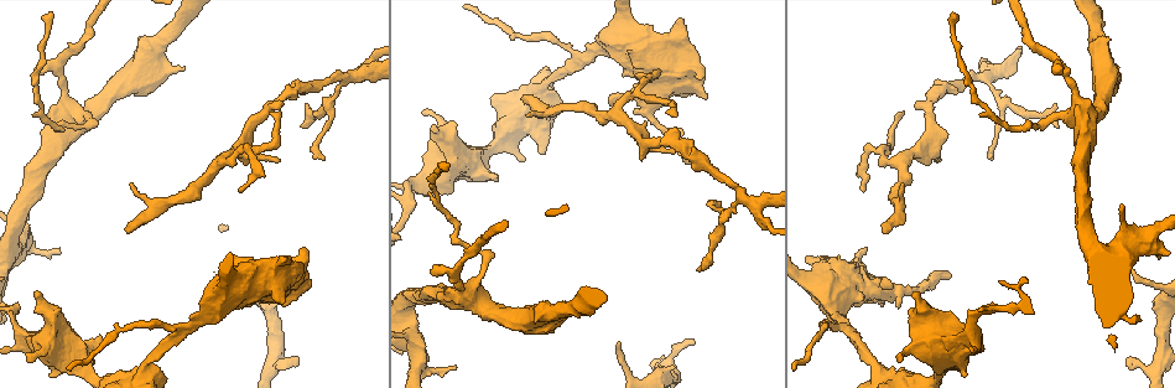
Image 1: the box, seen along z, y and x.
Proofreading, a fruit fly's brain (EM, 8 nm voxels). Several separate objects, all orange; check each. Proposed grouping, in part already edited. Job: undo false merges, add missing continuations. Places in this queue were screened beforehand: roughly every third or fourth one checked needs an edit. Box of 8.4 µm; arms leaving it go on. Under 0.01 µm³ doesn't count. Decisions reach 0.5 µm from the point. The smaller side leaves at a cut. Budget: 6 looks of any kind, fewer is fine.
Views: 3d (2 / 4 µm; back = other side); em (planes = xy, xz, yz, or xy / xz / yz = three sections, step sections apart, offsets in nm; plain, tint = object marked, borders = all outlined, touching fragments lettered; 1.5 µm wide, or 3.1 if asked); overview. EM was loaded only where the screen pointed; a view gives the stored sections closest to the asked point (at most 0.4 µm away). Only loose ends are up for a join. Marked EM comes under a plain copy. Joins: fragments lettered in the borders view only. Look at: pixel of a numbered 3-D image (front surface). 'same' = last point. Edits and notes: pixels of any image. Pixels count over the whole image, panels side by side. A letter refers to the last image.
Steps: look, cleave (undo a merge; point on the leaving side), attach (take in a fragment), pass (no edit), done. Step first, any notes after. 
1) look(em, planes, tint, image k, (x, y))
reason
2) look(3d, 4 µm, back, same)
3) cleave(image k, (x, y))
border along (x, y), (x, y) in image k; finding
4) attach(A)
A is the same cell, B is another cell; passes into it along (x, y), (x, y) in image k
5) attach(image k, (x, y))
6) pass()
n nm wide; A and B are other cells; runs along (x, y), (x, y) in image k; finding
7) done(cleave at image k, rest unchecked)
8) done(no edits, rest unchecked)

look(3d, 4 µm, image 1, (184, 67))
thick end

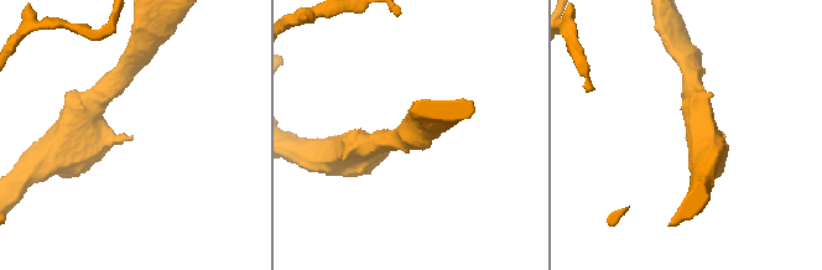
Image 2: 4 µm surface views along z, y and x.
look(em, xz, step 8, borders, image 2, (132, 138))
now the EM

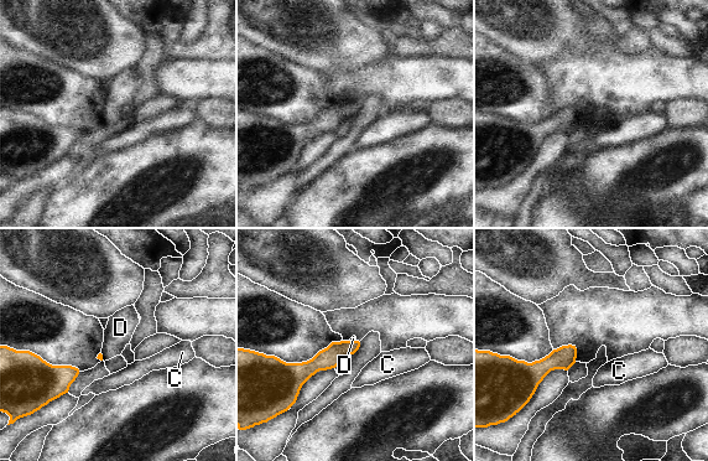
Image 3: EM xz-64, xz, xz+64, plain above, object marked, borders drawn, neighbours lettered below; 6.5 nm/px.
look(em, xy, step 4, borders, same)

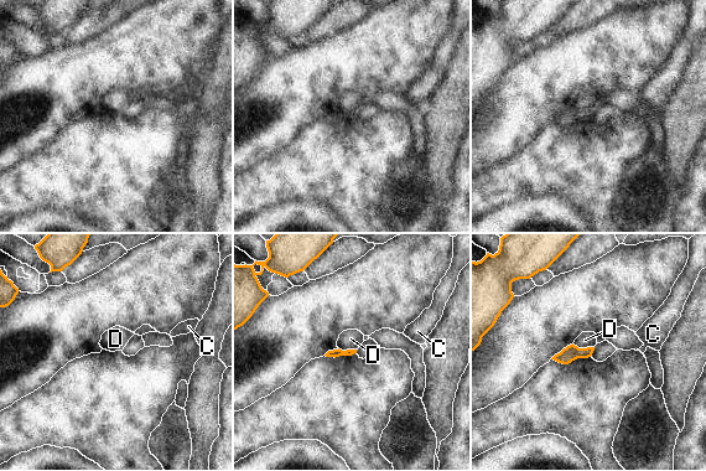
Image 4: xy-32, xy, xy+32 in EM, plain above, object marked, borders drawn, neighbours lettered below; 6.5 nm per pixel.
pass()
C and D are other cells; border along (572, 343), (579, 347), (593, 347) in image 4; none of them fits

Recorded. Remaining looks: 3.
look(em, xy, step 8, borders, image 1, (898, 113))
branch stops here

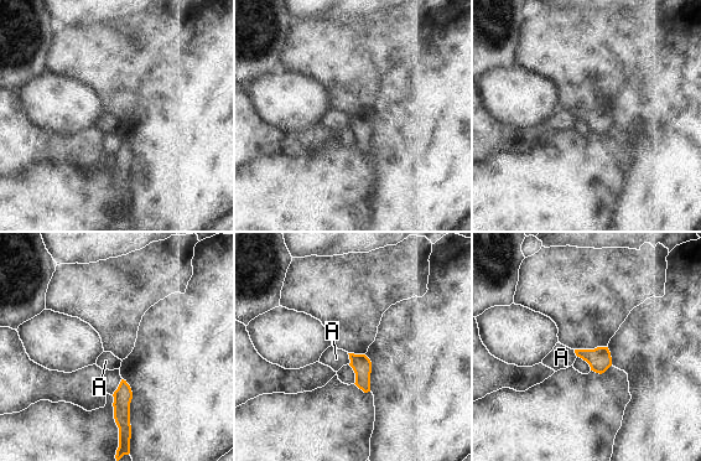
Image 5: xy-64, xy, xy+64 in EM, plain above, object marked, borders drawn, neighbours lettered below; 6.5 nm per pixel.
look(em, xz, step 4, borders, same)
cut it another way

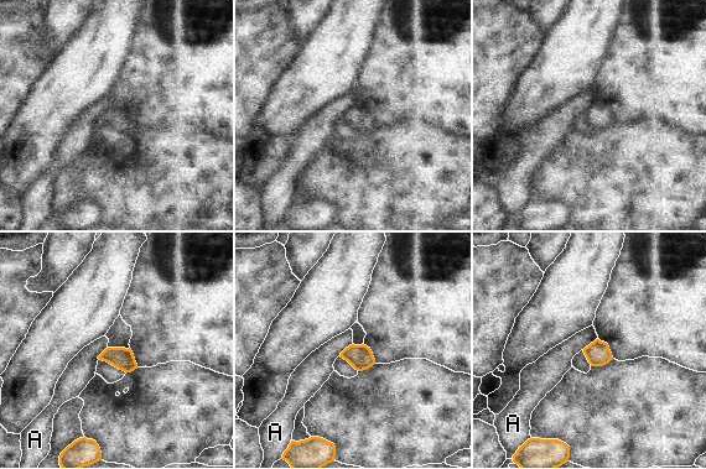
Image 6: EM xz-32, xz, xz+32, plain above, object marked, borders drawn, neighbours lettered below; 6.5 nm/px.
pass()
A is another cell; border along (352, 343), (338, 355) in image 6; no lettered fragment goes on from it

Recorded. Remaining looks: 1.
look(em, planes, borders, image 1, (1158, 368))
thick turns thin

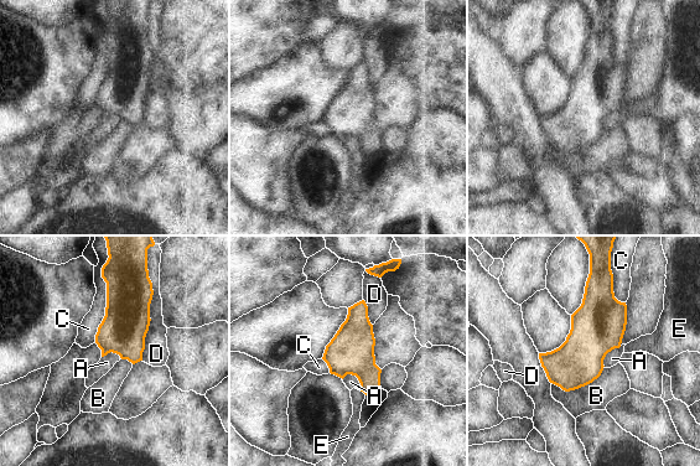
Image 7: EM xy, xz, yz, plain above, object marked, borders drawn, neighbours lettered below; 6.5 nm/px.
pass()
90 nm wide; A, B, C, D and E are other cells; border along (342, 378), (353, 374), (361, 389) in image 7; one neuron here

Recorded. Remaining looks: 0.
done(no edits, rest unchecked)

